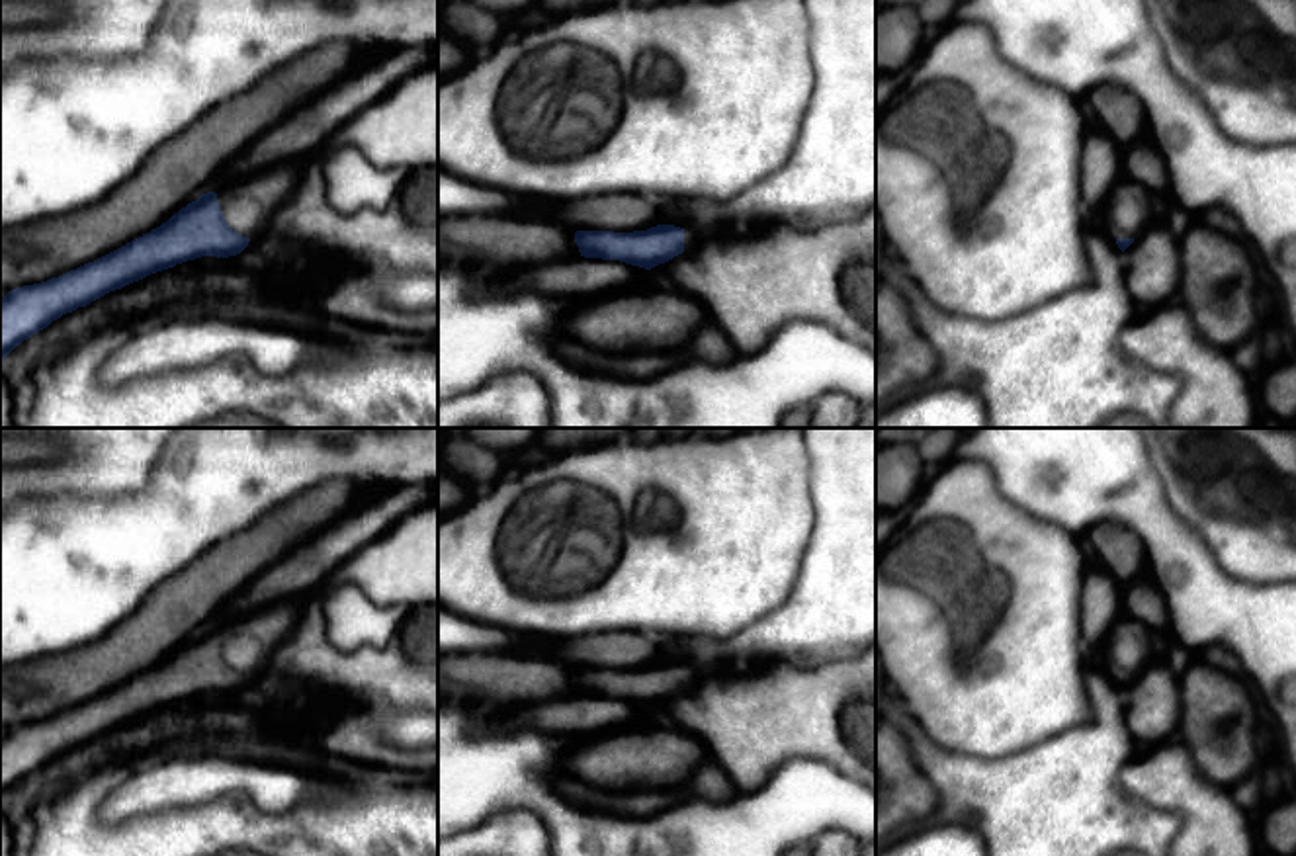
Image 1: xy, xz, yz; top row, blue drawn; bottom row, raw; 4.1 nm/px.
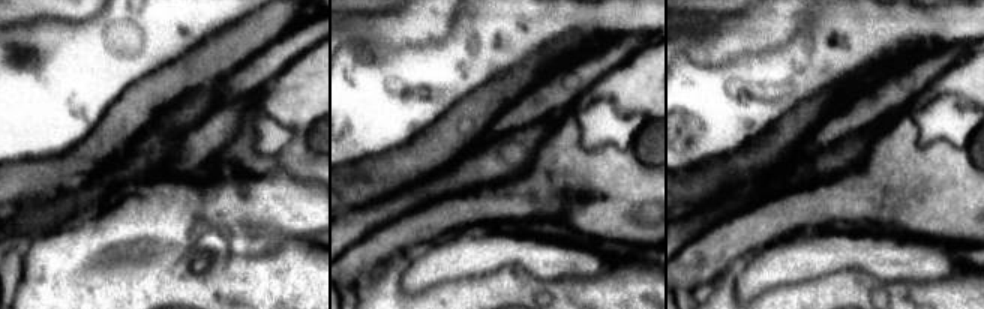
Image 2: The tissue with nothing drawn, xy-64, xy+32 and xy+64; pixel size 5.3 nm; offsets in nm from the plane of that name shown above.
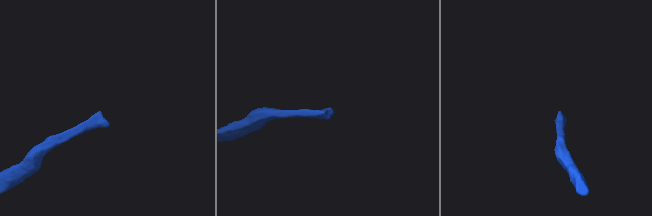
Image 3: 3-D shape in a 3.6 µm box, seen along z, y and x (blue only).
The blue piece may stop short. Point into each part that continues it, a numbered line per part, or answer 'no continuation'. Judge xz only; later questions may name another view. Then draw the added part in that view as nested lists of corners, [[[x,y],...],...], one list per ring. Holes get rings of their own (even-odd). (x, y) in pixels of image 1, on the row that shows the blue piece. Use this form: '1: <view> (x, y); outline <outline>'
1: xz (692, 235); outline [[[684,229],[684,250],[688,250],[694,242],[698,242],[704,235],[708,235],[710,229]]]

